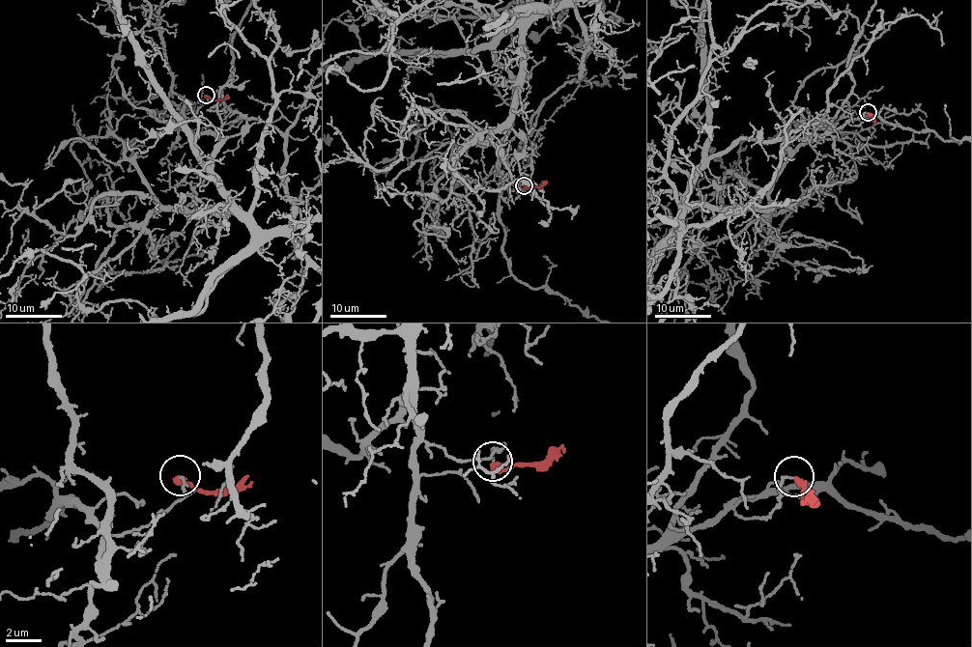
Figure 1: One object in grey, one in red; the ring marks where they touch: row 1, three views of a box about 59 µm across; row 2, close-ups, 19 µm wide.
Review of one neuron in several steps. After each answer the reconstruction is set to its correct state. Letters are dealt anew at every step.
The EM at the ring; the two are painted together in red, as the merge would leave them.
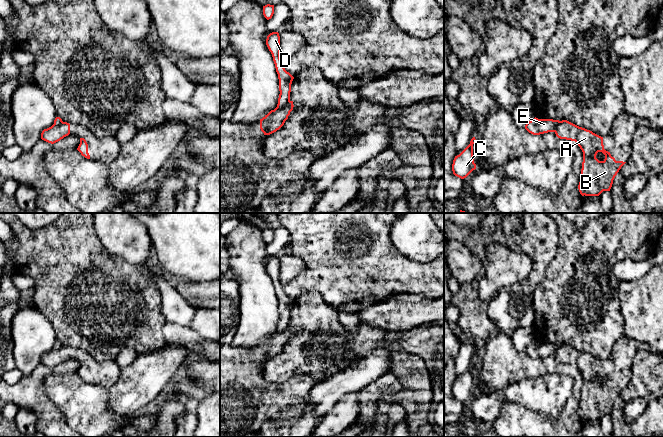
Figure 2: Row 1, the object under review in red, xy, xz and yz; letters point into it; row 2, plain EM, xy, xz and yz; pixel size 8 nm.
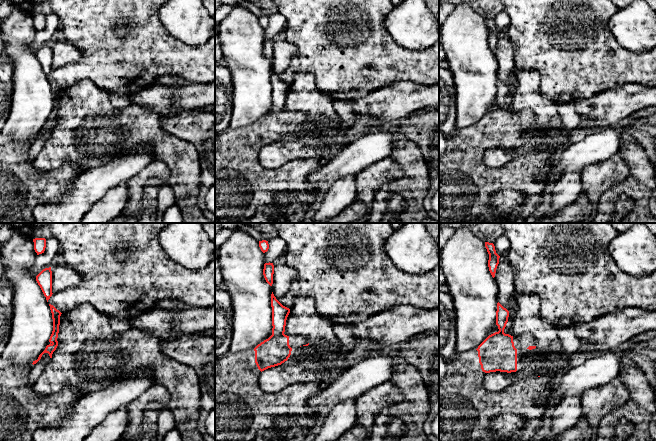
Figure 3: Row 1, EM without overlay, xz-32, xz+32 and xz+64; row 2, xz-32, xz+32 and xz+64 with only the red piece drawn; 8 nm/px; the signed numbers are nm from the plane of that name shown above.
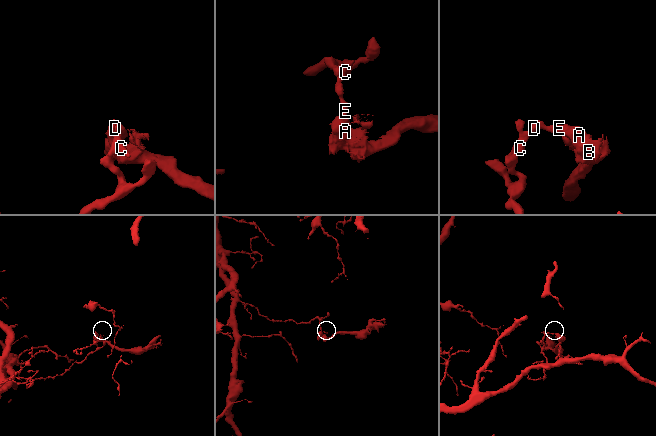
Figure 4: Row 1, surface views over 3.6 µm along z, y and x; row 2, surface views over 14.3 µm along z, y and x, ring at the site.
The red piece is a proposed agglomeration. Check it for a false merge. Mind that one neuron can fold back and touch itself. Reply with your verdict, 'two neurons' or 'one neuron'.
two neurons

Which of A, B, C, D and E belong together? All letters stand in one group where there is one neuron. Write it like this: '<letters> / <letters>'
A B / C D E

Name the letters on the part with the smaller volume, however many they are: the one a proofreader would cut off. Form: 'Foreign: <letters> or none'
Foreign: A, B

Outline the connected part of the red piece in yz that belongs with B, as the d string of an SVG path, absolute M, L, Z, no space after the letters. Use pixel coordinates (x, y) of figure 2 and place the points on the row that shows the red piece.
M562 120L554 132L560 139L575 141L583 152L580 194L599 196L603 191L610 191L615 176L626 162L616 161L604 149L603 137L567 120Z

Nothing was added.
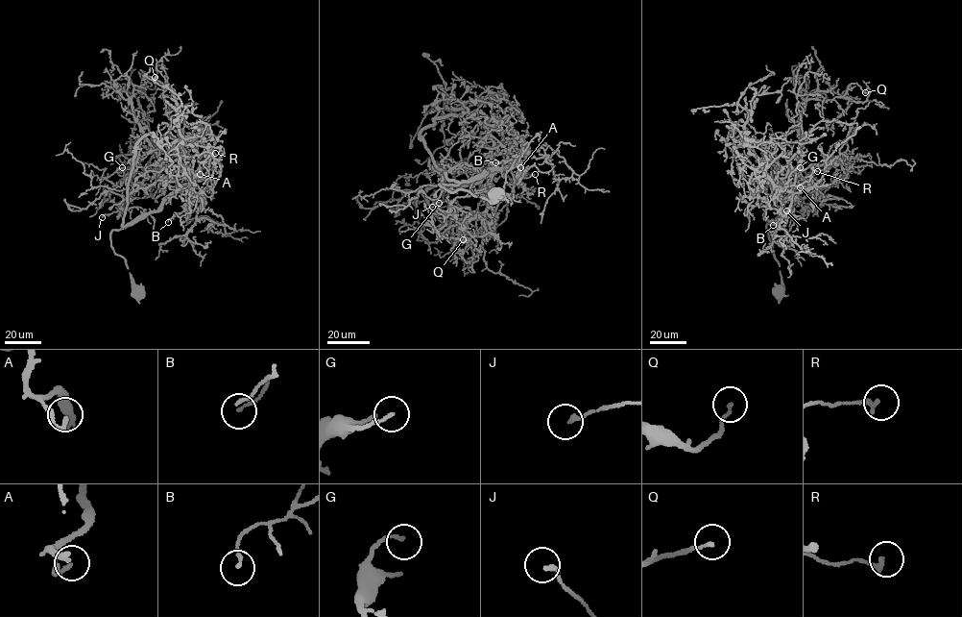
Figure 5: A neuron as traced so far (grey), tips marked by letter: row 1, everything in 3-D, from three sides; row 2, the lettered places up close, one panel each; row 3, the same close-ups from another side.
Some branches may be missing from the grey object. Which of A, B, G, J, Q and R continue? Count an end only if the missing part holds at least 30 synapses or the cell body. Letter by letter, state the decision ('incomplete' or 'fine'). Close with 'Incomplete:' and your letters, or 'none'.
A: fine
B: fine
G: fine
J: fine
Q: fine
R: fine
Incomplete: none

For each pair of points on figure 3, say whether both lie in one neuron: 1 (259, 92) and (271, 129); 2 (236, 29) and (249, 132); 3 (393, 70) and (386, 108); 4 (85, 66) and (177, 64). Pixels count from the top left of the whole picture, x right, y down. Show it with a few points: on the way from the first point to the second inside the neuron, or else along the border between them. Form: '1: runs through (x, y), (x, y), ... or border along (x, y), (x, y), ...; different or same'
1: border along (271, 110), (252, 125), (246, 127); different
2: border along (253, 124), (229, 130); different
3: border along (389, 85), (375, 89), (367, 95); different
4: runs through (108, 53), (154, 53); same

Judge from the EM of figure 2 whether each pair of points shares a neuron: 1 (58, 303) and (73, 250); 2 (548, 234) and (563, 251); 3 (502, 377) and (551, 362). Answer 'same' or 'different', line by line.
1: same
2: different
3: same

